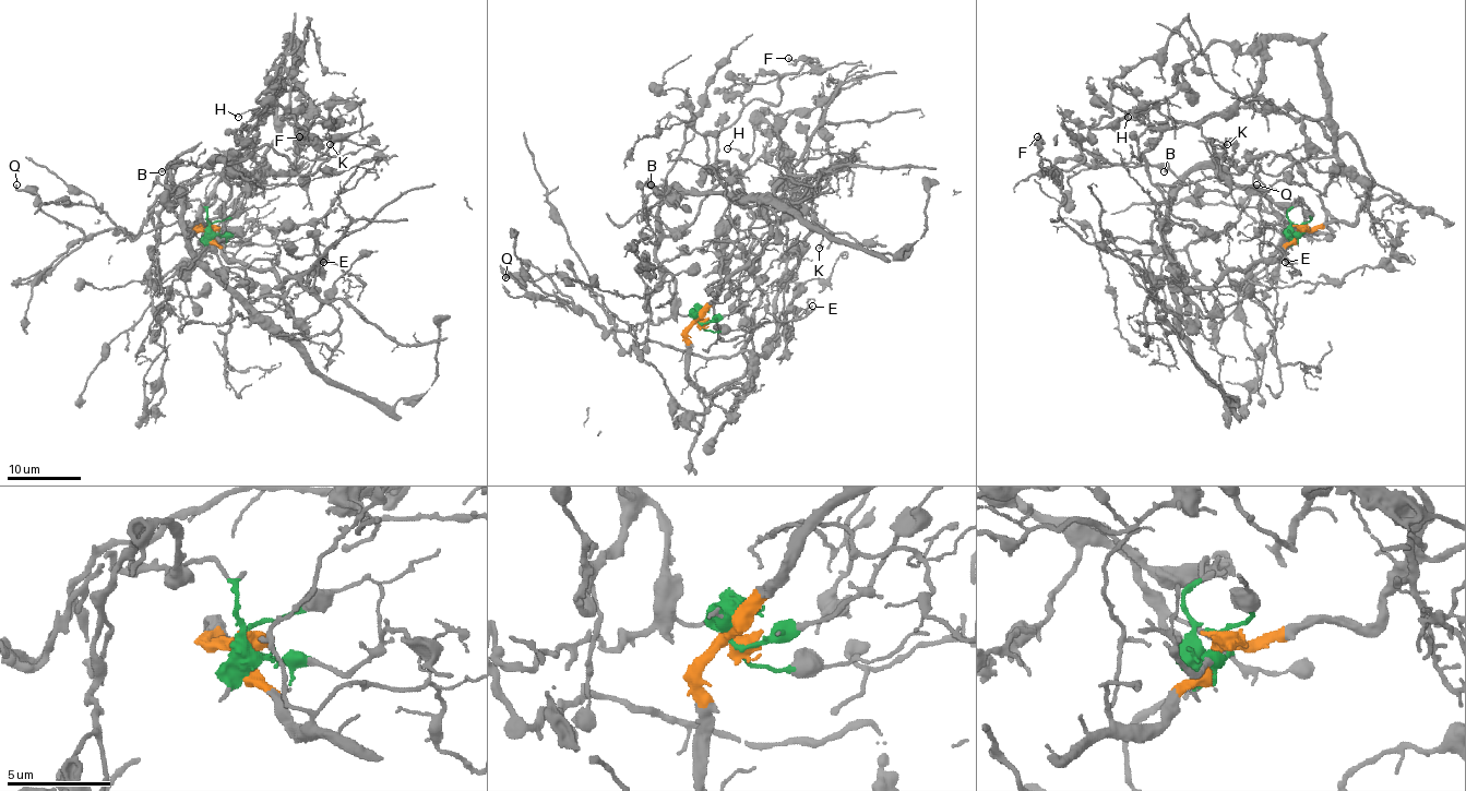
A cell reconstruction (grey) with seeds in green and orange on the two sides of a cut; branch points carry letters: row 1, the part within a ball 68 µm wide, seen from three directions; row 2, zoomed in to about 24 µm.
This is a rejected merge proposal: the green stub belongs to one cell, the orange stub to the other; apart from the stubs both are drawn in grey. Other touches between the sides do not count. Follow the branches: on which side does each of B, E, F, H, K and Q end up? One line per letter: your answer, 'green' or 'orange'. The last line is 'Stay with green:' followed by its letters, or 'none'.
B: green
E: orange
F: orange
H: orange
K: green
Q: green
Stay with green: B, K, Q

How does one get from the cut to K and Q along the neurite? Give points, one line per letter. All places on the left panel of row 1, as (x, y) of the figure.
K: (209, 227), (190, 200), (159, 203), (126, 230), (185, 184), (257, 176), (287, 38), (330, 144)
Q: (209, 227), (206, 211), (190, 200), (159, 203), (135, 237), (111, 229), (84, 235), (16, 184)

